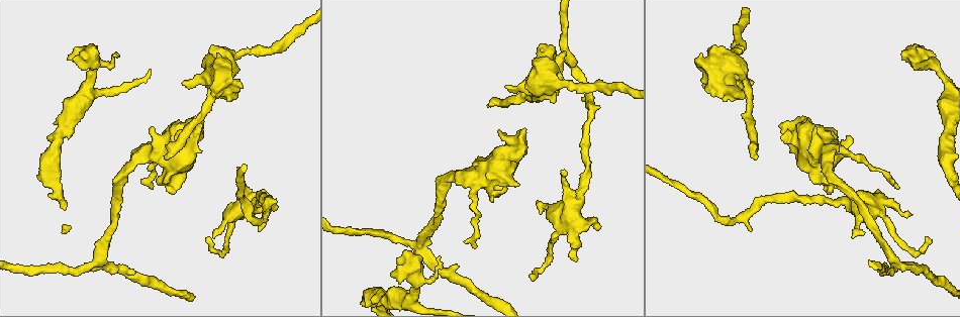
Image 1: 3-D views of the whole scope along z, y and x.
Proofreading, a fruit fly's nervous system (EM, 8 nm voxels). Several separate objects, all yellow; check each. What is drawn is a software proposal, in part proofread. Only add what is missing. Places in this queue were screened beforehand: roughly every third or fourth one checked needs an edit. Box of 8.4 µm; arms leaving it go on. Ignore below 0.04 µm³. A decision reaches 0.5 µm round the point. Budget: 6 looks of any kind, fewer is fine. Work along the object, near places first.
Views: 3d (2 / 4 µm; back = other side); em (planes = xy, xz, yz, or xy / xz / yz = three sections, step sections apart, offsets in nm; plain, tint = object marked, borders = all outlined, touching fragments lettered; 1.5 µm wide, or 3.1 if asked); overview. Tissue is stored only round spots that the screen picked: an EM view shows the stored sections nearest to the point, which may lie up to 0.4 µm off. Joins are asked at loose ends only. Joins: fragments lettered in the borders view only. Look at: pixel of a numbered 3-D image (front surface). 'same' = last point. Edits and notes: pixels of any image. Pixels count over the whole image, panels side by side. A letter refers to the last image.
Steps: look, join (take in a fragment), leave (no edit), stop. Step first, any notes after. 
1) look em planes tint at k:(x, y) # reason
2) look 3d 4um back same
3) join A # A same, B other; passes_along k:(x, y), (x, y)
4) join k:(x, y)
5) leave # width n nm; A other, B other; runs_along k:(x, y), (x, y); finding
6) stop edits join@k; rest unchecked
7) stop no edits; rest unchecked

look em xz step 8 borders at 1:(732, 100) # an open end

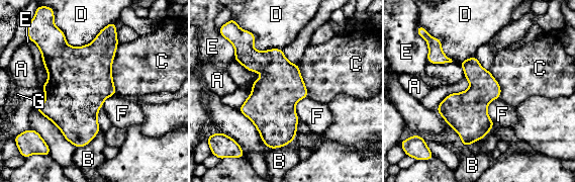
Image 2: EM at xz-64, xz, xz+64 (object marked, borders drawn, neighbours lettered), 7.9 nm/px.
leave # A other, B other, C other, D other, E other, F other, G other; border 2:(498, 97), (487, 107), (494, 124); no lettered fragment goes on from it

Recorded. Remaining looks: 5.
look 3d 4um at 1:(116, 57) # an open end

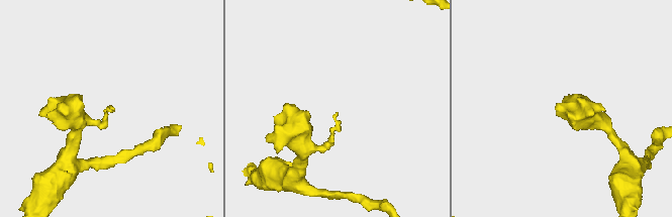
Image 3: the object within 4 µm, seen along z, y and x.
look em planes tint at 3:(338, 113)

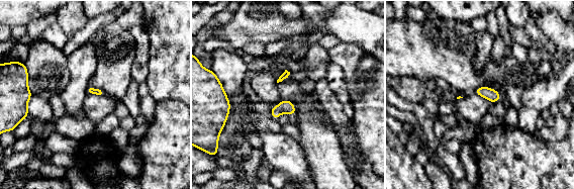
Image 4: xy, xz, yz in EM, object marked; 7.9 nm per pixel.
look em planes borders same

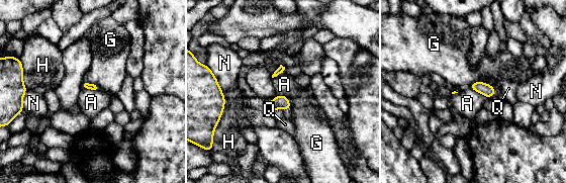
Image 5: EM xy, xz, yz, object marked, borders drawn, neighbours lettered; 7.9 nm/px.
leave # A other, G other, H other, N other, Q other; none of them fits

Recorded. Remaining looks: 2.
look em planes borders at 1:(926, 237) # thin end

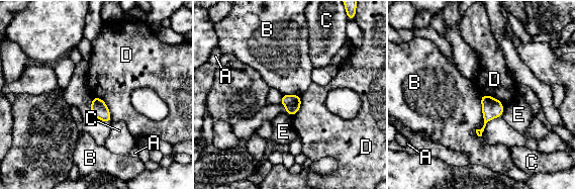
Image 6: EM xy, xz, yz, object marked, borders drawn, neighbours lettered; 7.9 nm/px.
leave # longest_contact B 340 nm; A other, B other, C other, D other, E other; border 6:(93, 96), (105, 103), (112, 121); no lettered fragment goes on from it

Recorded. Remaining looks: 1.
stop no edits; rest unchecked

